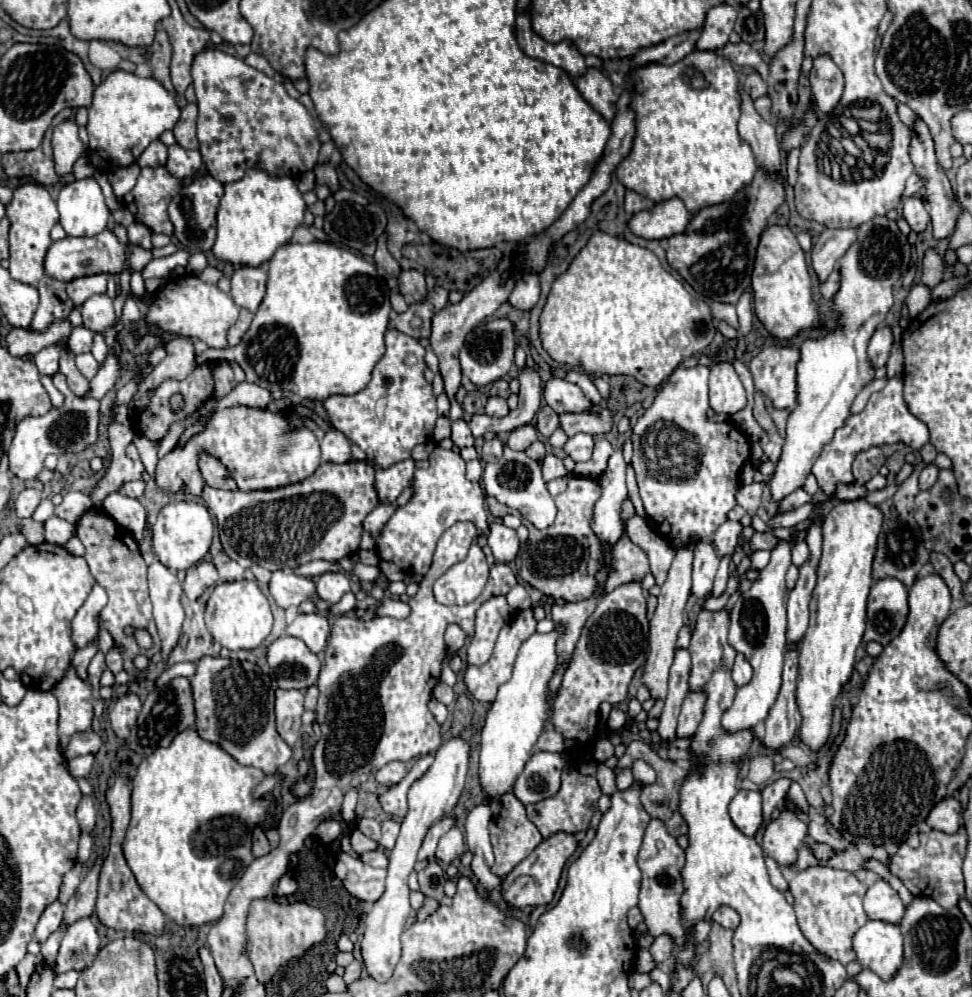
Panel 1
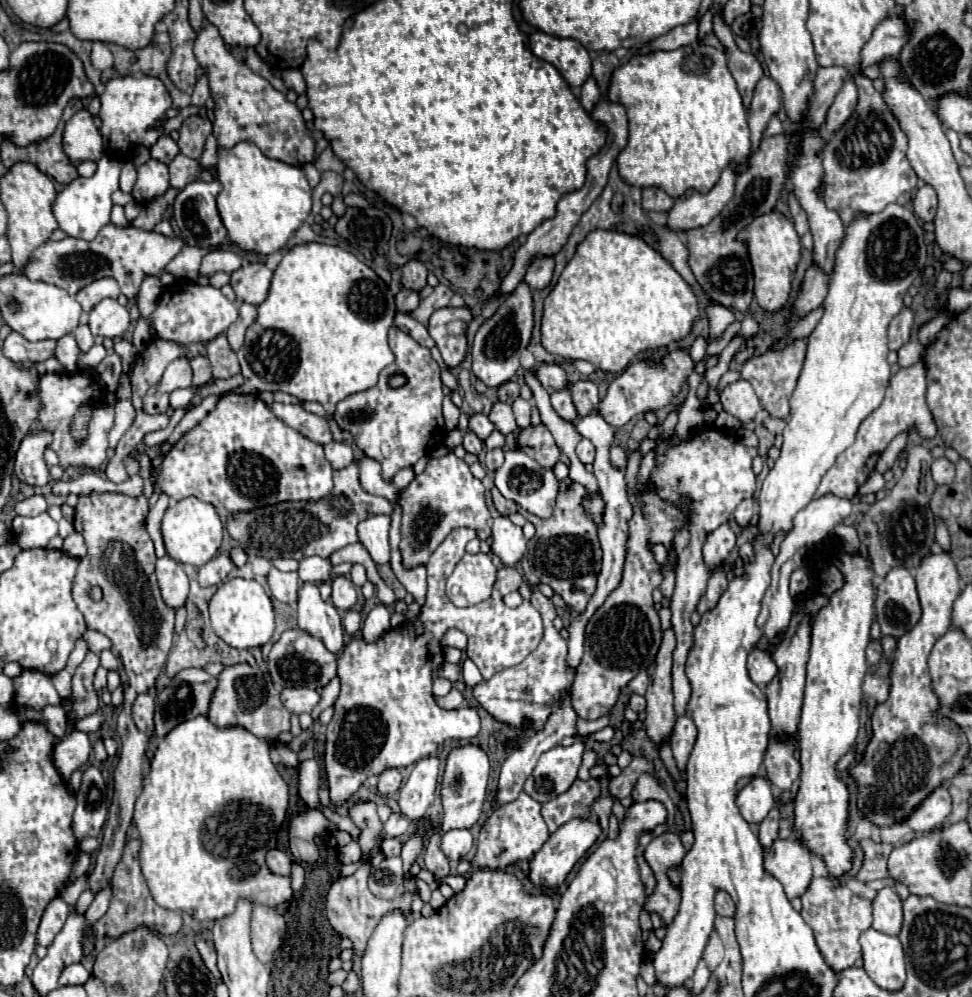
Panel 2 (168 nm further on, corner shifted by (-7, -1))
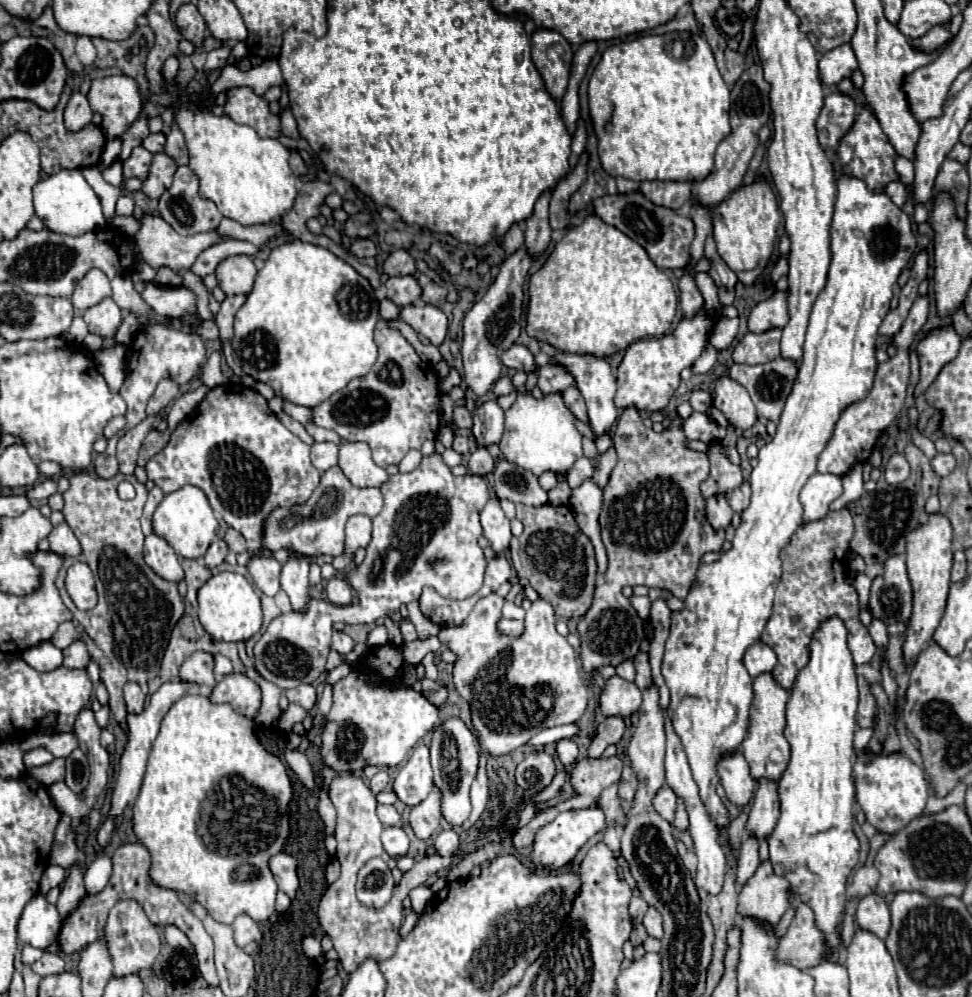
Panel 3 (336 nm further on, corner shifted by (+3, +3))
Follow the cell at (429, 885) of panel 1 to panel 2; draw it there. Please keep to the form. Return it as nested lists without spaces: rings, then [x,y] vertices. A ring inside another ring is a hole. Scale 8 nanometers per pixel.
[[[436,827],[436,833],[430,837],[430,841],[426,845],[424,861],[426,861],[426,869],[436,877],[446,877],[450,873],[448,859],[440,849],[440,827]]]

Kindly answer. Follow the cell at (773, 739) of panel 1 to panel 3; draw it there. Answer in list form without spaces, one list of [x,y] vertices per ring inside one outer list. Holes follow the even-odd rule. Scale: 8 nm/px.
[[[758,781],[758,793],[756,801],[752,805],[746,833],[756,837],[758,841],[768,839],[774,831],[774,825],[780,815],[780,803],[778,803],[778,785],[774,781]]]

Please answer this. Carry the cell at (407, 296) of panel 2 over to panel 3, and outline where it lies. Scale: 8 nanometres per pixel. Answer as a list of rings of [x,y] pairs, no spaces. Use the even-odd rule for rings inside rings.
[[[406,275],[406,277],[390,277],[384,287],[386,287],[386,297],[390,301],[394,301],[398,307],[412,305],[422,295],[422,289],[420,289],[416,277],[412,277],[412,275]]]

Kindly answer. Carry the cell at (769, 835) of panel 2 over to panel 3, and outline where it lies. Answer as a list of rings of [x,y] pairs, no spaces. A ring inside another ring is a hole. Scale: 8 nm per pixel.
[[[746,837],[742,847],[740,847],[740,855],[738,855],[738,865],[736,865],[736,883],[742,887],[746,885],[746,881],[756,873],[760,865],[758,859],[758,839],[756,837]]]

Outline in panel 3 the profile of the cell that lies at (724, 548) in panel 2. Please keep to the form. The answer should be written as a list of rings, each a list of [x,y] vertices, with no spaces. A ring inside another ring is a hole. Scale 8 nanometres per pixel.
[[[716,493],[706,499],[706,515],[708,515],[710,525],[716,531],[724,531],[724,527],[732,521],[732,515],[734,515],[724,493]]]

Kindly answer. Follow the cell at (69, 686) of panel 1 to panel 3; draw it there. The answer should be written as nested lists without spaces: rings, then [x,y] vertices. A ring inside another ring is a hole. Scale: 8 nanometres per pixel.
[[[78,639],[72,645],[68,645],[64,651],[64,665],[70,669],[86,669],[90,657],[88,657],[88,649],[86,645]]]

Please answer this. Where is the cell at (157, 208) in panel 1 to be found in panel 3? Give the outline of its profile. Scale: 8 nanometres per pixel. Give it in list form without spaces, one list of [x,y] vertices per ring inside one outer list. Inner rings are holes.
[[[142,145],[134,147],[132,149],[132,155],[122,163],[124,165],[124,177],[130,179],[130,177],[140,177],[140,179],[146,179],[148,175],[148,169],[150,169],[150,163],[152,163],[152,153],[146,151]]]

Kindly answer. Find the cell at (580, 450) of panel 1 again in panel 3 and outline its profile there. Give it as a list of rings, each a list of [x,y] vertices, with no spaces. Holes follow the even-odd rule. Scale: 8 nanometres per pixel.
[[[516,391],[514,405],[504,413],[506,429],[500,441],[500,451],[506,461],[514,461],[514,465],[522,465],[522,469],[530,469],[536,477],[544,471],[552,471],[556,475],[566,475],[574,461],[580,459],[582,453],[582,435],[576,429],[576,416],[565,406],[560,393],[548,393],[542,399]]]

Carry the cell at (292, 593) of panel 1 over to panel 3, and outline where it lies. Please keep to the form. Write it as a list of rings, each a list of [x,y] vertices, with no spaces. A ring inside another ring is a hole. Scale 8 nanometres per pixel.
[[[254,555],[248,561],[248,571],[262,593],[276,595],[280,591],[280,563],[274,557]]]

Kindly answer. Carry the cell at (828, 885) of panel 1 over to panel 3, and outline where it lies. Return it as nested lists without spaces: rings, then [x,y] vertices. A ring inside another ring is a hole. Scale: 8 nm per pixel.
[[[796,903],[796,915],[778,945],[778,961],[790,961],[790,965],[806,969],[824,961],[824,953],[824,935],[814,925],[812,909]]]

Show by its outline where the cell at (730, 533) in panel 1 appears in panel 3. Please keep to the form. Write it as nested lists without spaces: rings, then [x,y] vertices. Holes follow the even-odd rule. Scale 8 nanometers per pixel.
[[[744,481],[738,489],[732,489],[730,493],[726,493],[728,503],[732,505],[732,509],[736,513],[742,513],[748,505],[750,505],[750,483]]]

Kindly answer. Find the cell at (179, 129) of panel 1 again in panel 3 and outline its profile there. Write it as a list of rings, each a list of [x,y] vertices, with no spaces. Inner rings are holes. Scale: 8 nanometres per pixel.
[[[176,123],[170,127],[170,133],[168,133],[168,137],[166,137],[164,153],[166,153],[168,157],[172,157],[178,165],[188,165],[186,141],[184,141],[184,135],[182,135],[182,131],[178,129]]]

